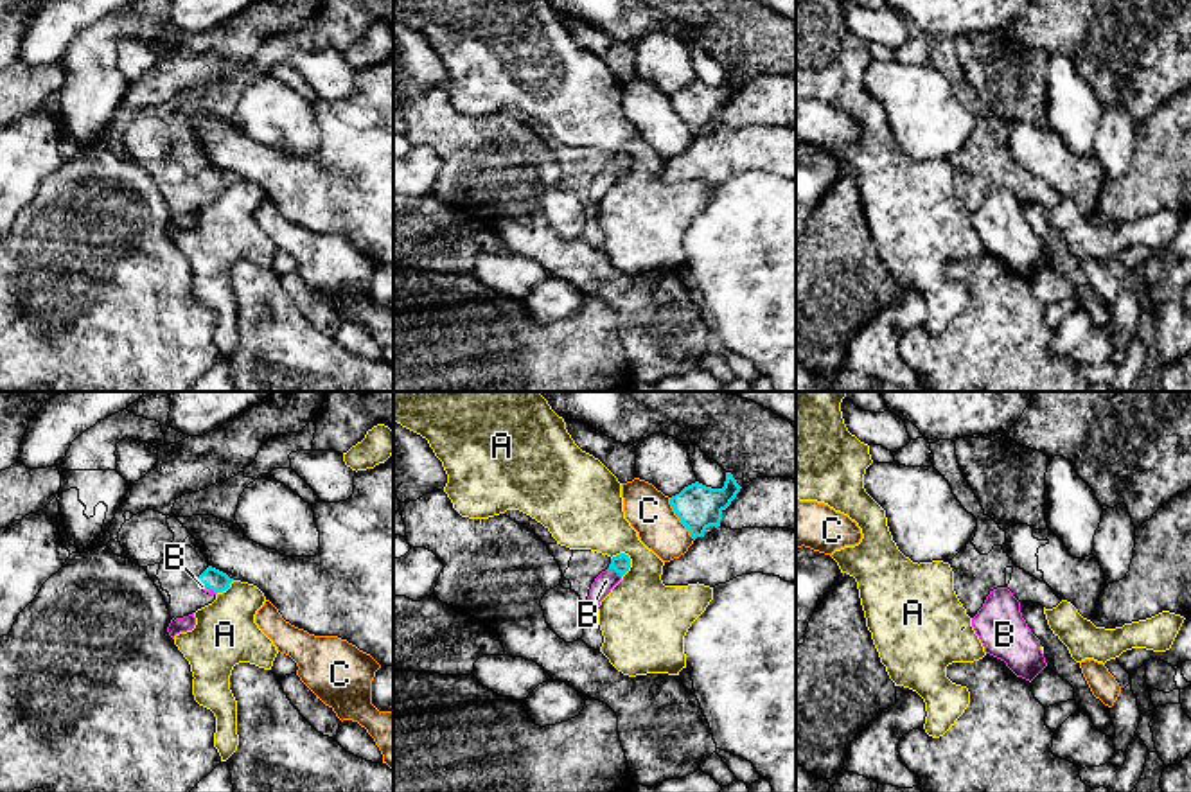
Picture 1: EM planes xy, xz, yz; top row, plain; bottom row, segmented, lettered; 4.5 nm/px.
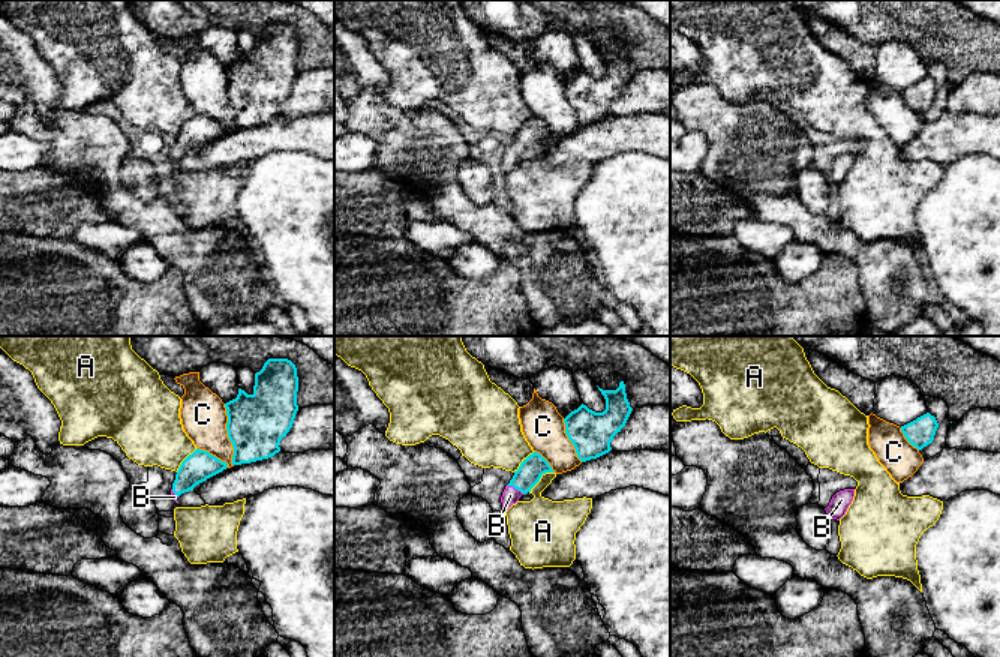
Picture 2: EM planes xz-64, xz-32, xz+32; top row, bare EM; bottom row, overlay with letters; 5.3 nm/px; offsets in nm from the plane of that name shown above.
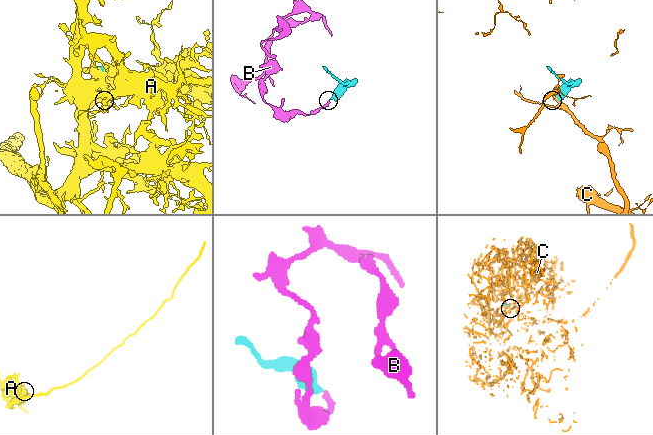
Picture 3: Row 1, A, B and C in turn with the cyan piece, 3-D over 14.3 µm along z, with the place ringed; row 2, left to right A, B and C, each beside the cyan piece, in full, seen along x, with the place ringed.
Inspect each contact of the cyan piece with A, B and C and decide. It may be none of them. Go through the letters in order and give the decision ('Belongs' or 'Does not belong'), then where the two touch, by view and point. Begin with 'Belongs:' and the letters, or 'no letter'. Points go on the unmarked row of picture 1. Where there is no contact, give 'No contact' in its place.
Belongs: B
A: Does not belong. Touches cyan at xz (629, 162)
B: Belongs. Touches cyan at xz (615, 167)
C: Does not belong. Touches cyan at xz (679, 117)

